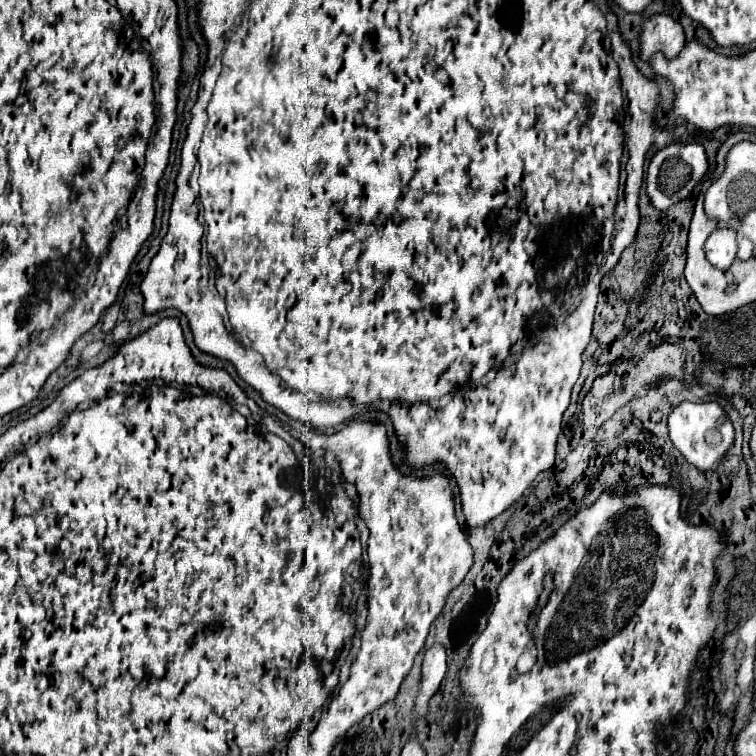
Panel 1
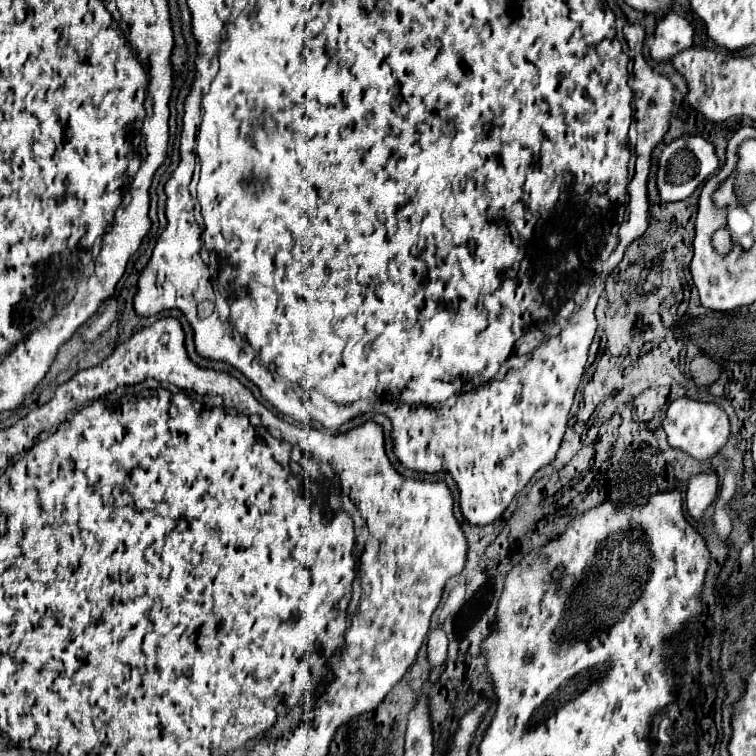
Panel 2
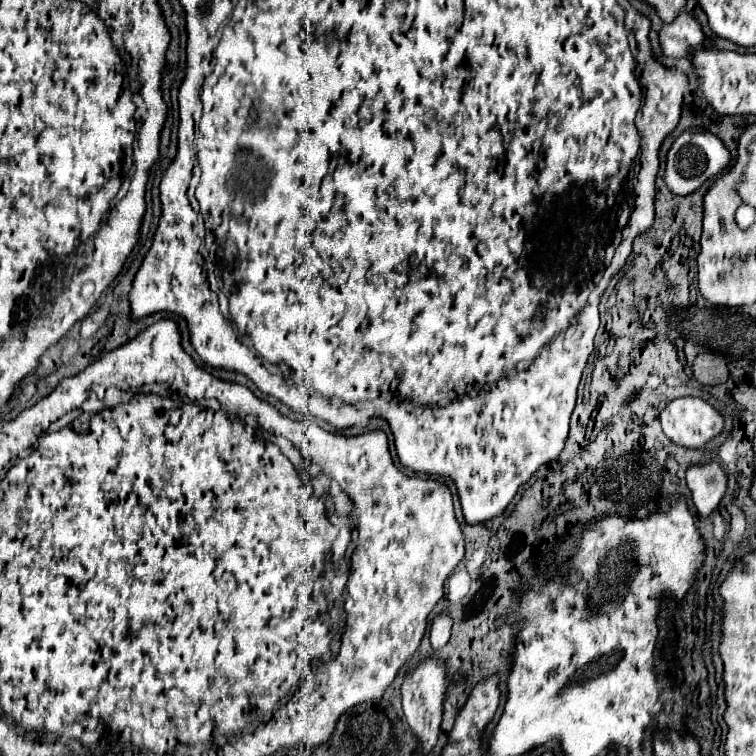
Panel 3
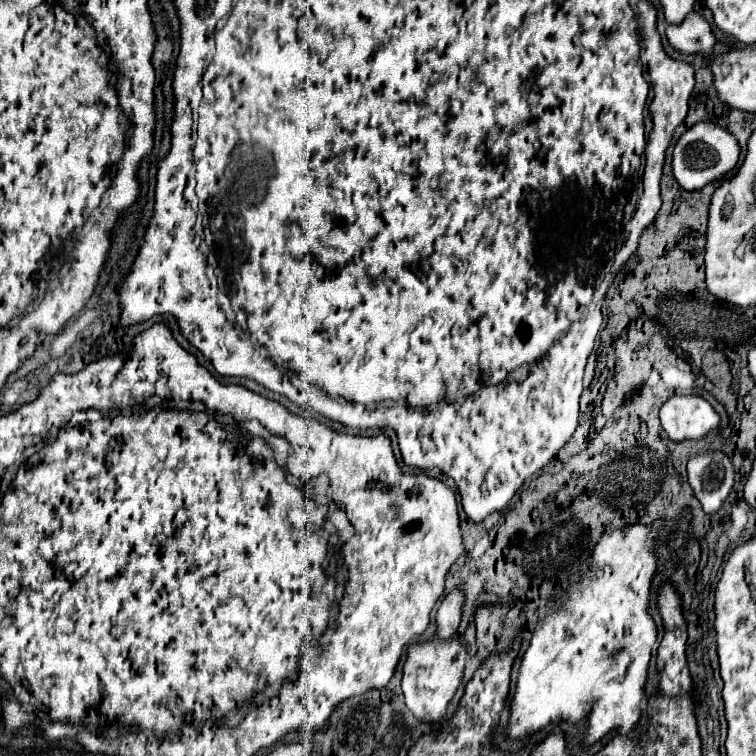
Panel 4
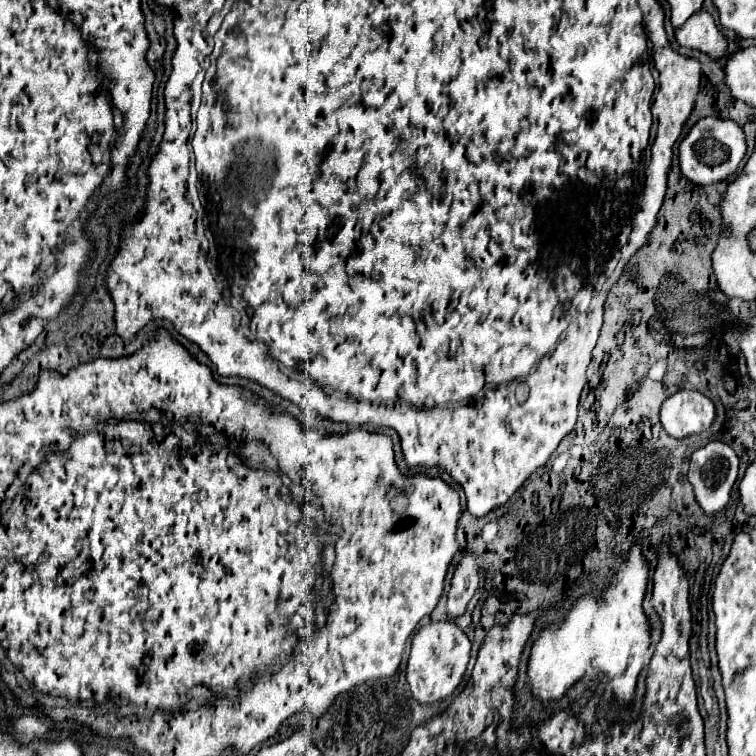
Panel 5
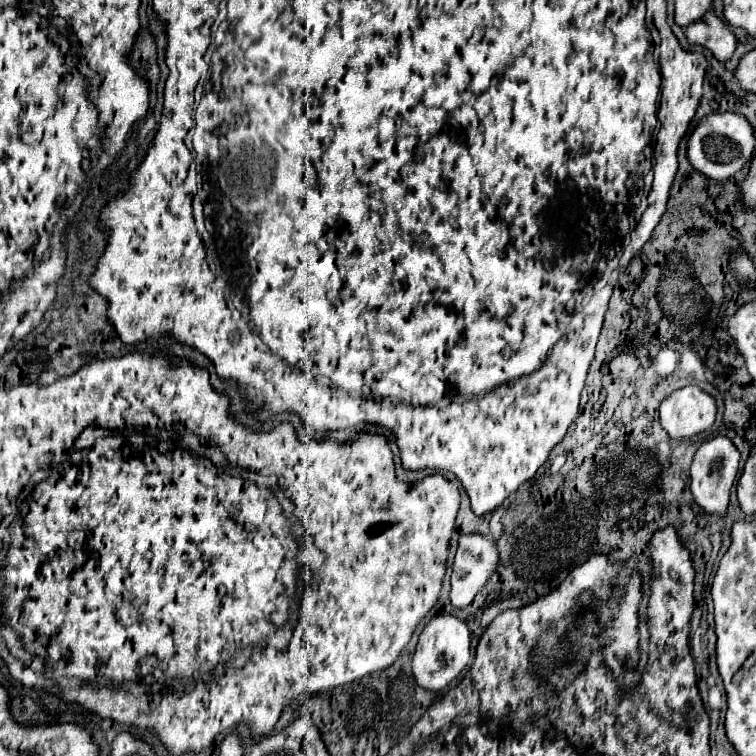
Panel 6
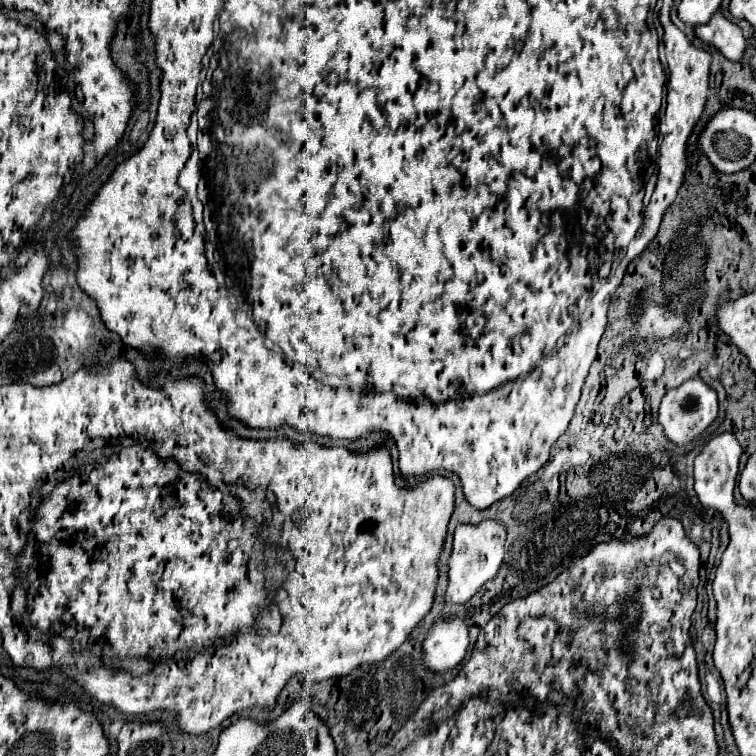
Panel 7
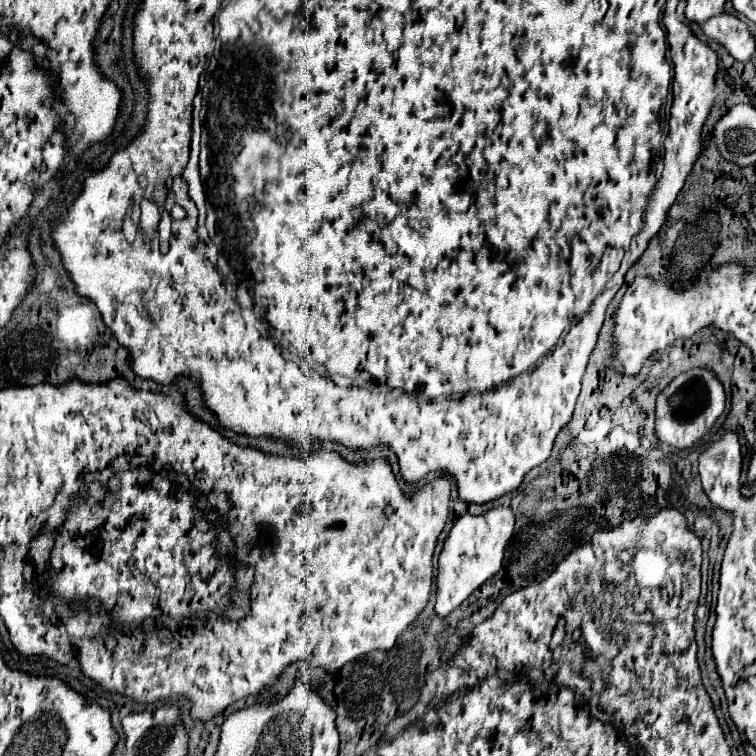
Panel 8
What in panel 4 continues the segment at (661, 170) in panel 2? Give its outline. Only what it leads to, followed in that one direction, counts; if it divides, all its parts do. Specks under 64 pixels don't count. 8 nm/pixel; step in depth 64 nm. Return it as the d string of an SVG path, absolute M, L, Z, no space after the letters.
M698 122L676 142L672 170L682 188L698 190L714 180L722 180L726 174L730 174L734 170L738 158L740 158L740 144L728 128L716 126L712 122Z

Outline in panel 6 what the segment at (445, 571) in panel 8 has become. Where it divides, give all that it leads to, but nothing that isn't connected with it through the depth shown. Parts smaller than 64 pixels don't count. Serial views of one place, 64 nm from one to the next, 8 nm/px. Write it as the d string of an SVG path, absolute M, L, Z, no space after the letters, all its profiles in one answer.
M480 532L462 534L452 566L450 600L454 608L468 606L478 590L492 578L498 568L496 540Z

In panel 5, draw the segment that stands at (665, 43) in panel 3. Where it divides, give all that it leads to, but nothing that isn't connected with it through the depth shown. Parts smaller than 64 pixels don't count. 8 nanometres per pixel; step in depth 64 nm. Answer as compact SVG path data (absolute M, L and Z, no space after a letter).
M698 12L696 16L692 16L682 28L676 30L676 38L680 46L702 50L714 60L724 58L728 50L728 38L720 32L708 12Z

